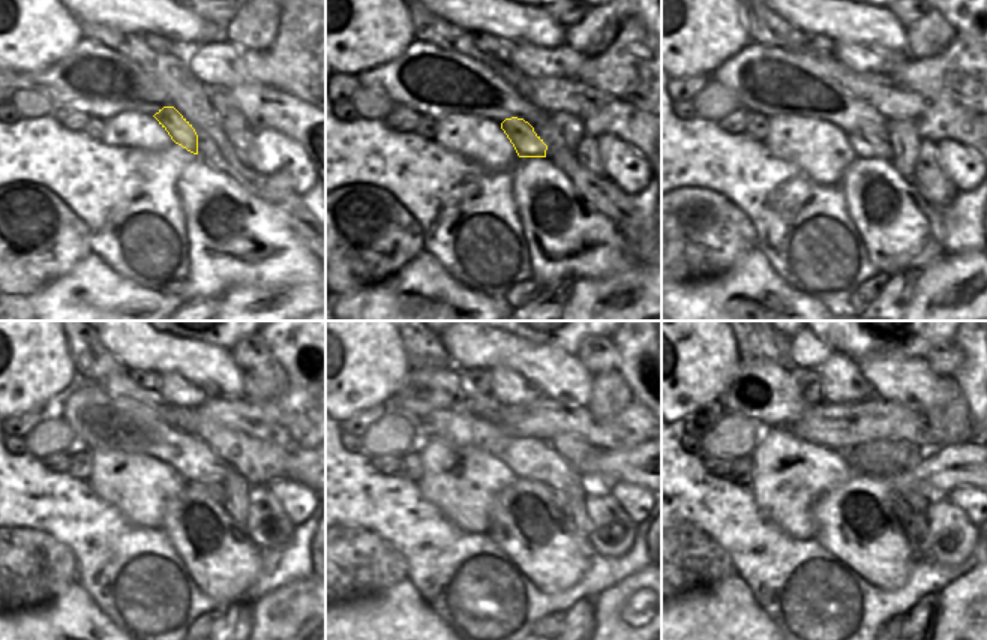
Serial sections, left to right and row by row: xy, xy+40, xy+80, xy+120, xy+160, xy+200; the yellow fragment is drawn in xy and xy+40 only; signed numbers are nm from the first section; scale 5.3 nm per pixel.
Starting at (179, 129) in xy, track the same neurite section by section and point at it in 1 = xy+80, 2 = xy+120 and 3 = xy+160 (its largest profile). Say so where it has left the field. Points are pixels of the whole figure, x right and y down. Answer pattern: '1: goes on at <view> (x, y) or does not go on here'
1: goes on at xy+80 (863, 146)
2: goes on at xy+120 (215, 490)
3: goes on at xy+160 (560, 498)

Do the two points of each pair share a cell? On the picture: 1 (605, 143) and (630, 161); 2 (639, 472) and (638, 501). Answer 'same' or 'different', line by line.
1: same
2: different

